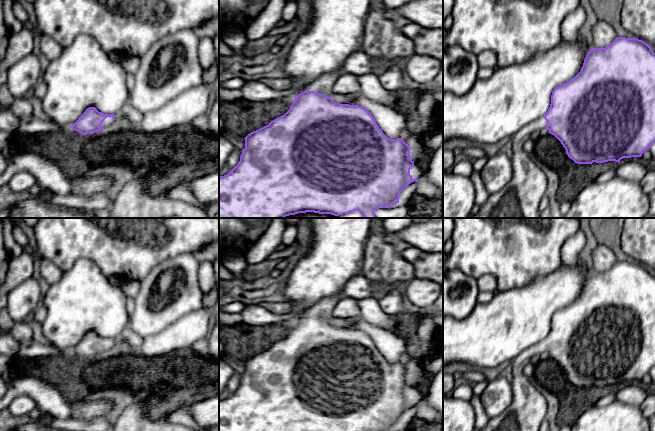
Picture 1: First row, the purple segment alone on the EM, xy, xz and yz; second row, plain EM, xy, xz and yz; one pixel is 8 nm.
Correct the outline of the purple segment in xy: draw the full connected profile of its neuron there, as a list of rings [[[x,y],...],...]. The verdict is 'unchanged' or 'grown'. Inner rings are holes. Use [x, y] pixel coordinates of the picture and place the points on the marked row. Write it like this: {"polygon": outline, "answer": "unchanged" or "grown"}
{"polygon": [[[89,107],[71,128],[83,135],[93,134],[104,128],[108,128],[115,117],[116,115],[114,114],[104,114],[99,112],[95,107]]], "answer": "grown"}

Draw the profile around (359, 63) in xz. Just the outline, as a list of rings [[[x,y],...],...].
[[[363,51],[350,55],[343,63],[344,73],[362,76],[372,73],[373,60]]]

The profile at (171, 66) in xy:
[[[182,29],[154,43],[140,56],[140,66],[131,78],[129,103],[142,114],[159,110],[188,89],[203,82],[199,62],[200,38],[192,29]]]

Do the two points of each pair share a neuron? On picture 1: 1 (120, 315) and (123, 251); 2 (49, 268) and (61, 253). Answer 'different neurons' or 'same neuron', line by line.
1: different neurons
2: different neurons

